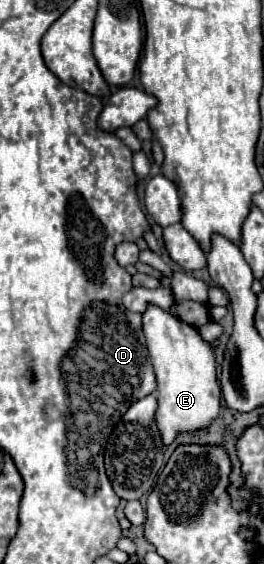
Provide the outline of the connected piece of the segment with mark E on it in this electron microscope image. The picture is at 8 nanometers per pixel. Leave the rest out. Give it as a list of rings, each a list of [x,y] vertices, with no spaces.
[[[158,305],[146,307],[142,313],[142,329],[158,379],[156,423],[162,439],[170,443],[180,431],[196,431],[210,425],[220,411],[220,385],[210,343],[200,337],[200,331],[194,325],[188,325]]]

